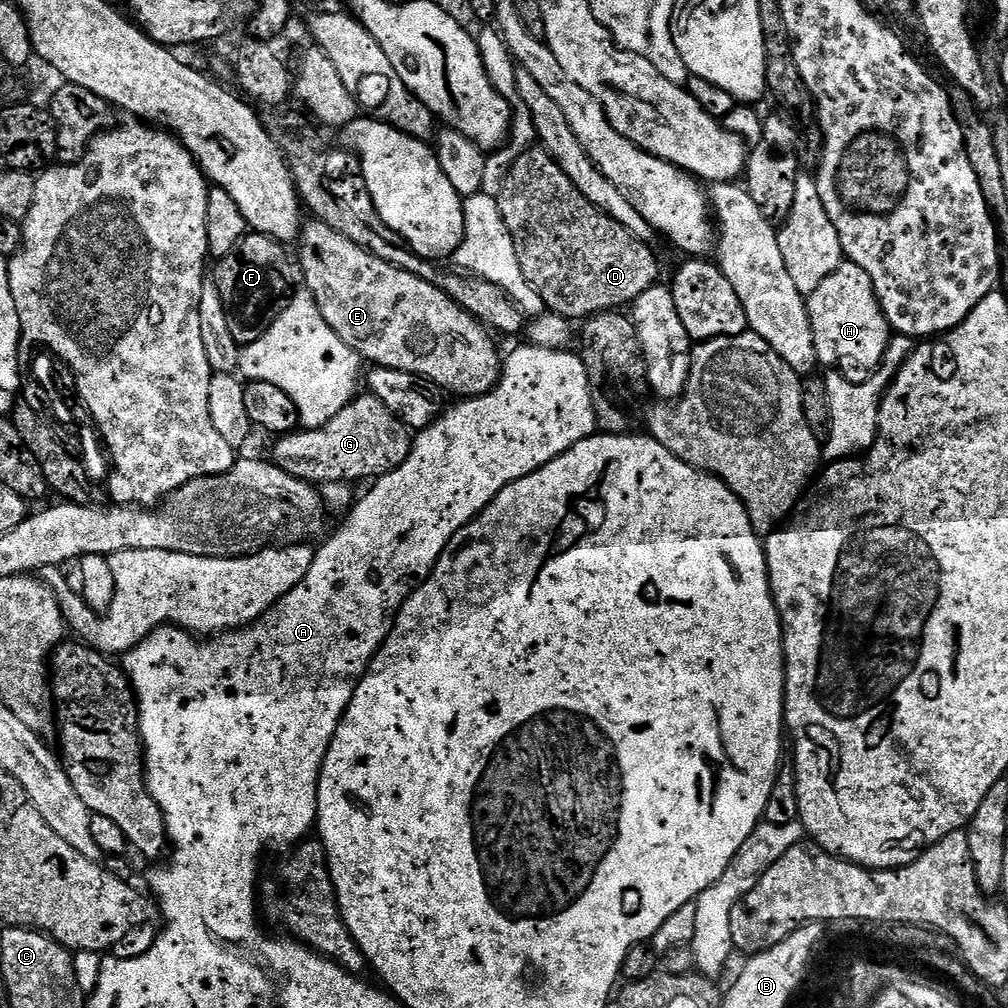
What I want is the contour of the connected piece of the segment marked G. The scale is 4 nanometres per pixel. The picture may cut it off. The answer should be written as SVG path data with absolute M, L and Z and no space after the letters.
M371 394L357 395L330 422L321 428L297 430L284 434L272 448L271 459L294 478L313 486L342 484L352 480L375 481L390 474L412 453L413 433L378 398Z

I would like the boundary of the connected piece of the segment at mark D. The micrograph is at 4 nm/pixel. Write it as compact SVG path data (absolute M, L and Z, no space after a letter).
M533 146L512 163L512 169L506 174L504 185L496 197L510 230L514 250L518 254L518 266L526 278L529 289L540 295L543 306L549 312L564 317L569 322L587 321L601 312L623 309L631 305L640 294L650 290L661 279L660 264L645 241L634 238L626 226L614 222L594 202L586 202L582 190L566 178L566 174L554 162L554 158L543 148Z

